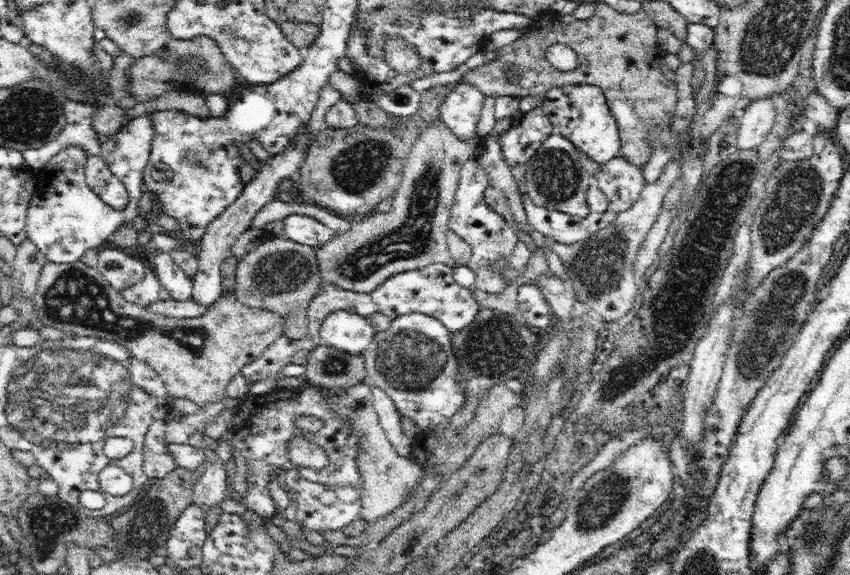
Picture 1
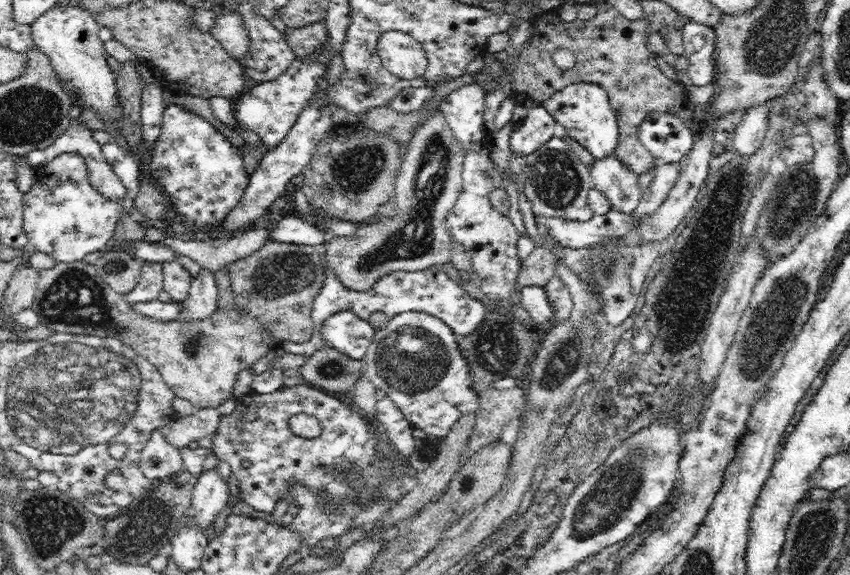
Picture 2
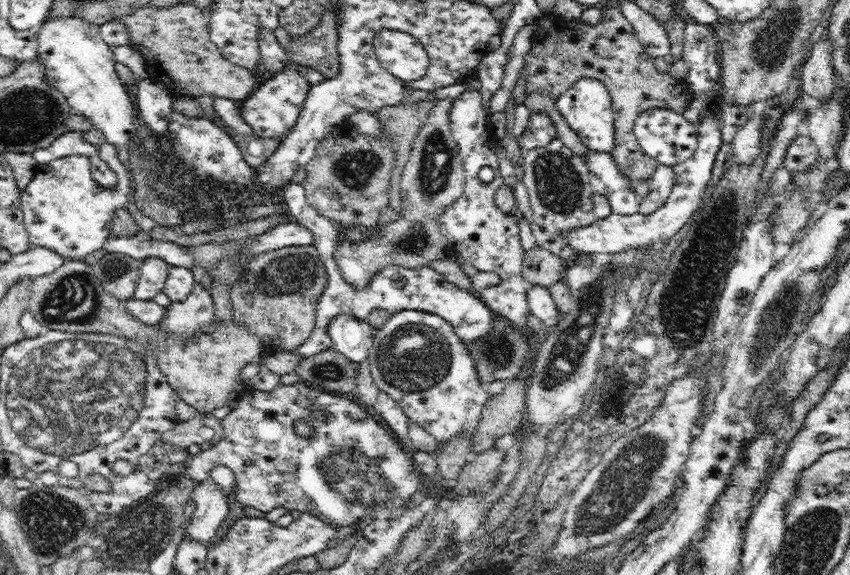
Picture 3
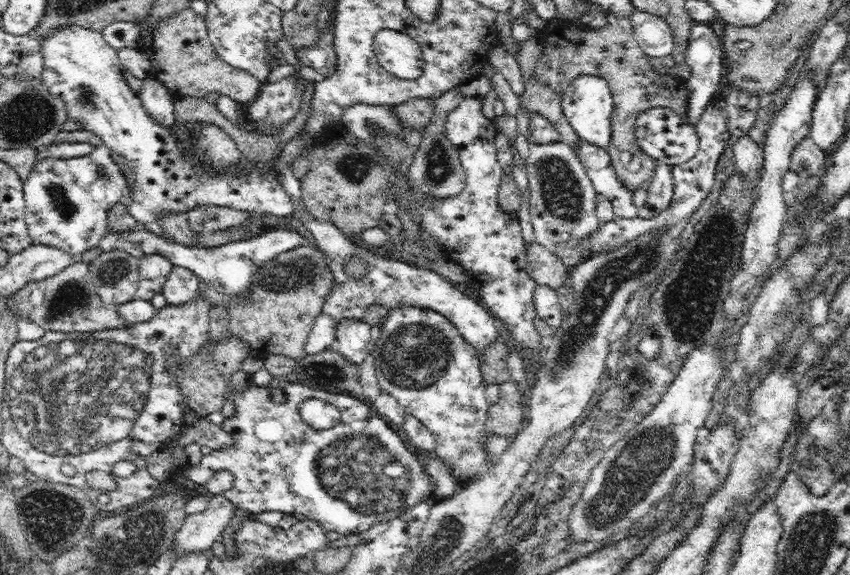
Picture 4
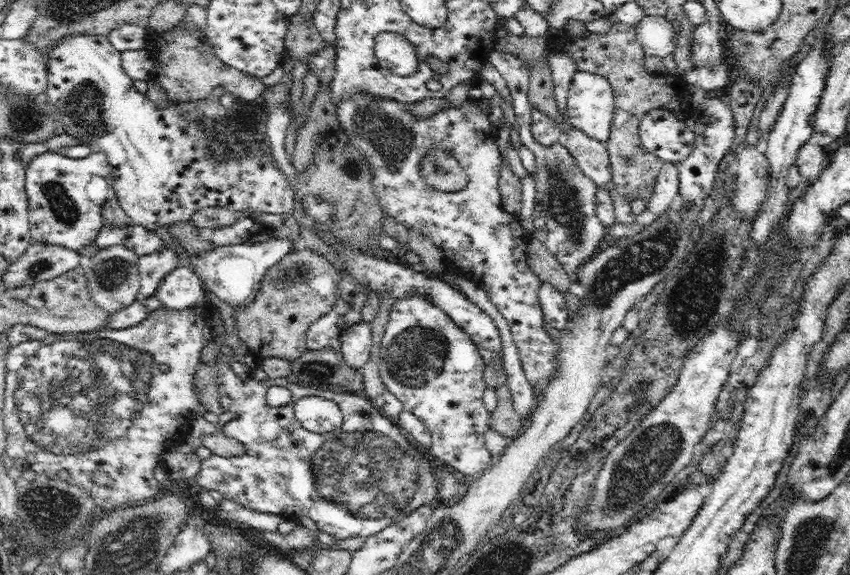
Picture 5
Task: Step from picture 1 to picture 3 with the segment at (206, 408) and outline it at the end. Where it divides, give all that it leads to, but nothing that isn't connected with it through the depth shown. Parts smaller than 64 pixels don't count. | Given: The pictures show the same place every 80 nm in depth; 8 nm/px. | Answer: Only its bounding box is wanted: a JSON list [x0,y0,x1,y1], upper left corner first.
[161,413,224,449]

